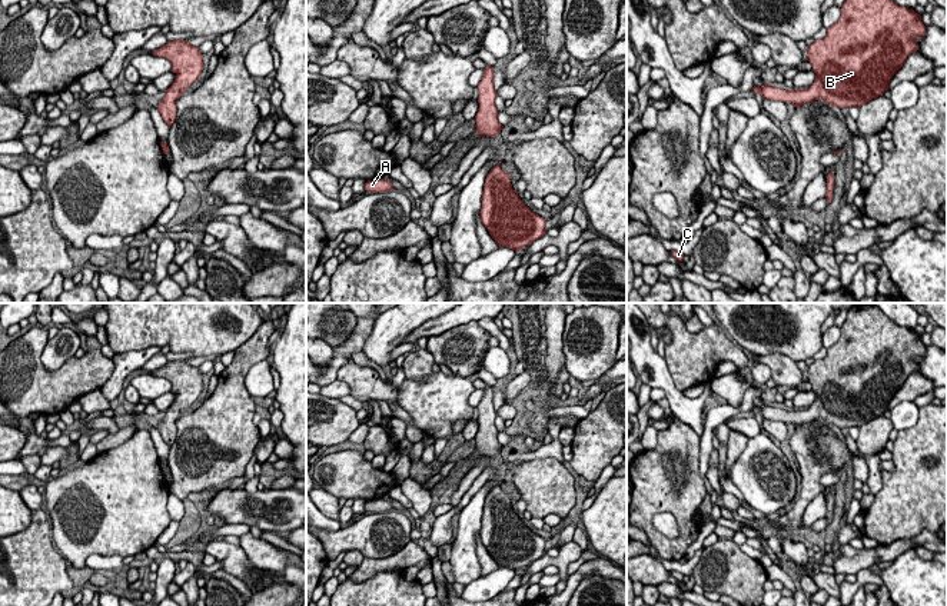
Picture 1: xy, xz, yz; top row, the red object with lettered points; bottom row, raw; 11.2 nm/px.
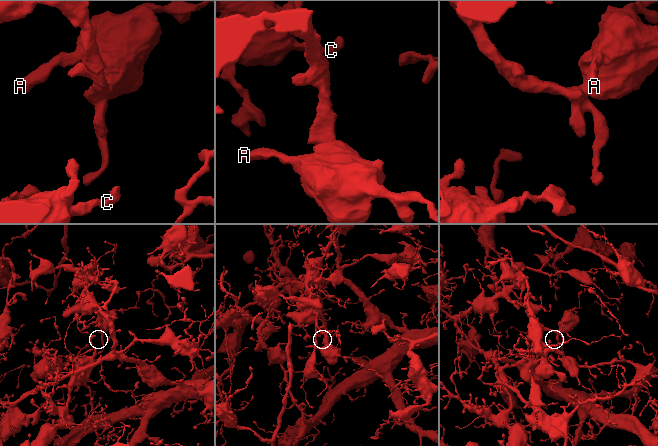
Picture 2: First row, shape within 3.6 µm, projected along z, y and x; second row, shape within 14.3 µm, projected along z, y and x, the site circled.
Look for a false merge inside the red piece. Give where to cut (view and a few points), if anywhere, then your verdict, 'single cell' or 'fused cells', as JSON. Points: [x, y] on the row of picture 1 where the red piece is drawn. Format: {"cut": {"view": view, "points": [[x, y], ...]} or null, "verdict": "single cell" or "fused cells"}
{"cut": null, "verdict": "single cell"}

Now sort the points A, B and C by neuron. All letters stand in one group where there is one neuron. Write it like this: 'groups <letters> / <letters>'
groups A B C

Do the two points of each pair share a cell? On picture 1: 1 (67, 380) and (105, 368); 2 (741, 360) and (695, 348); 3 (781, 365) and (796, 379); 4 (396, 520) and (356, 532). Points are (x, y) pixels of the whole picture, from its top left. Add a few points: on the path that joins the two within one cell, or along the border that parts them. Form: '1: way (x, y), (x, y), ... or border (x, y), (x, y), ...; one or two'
1: way (76, 378), (96, 368); one
2: way (730, 352), (707, 349); one
3: way (784, 368), (793, 376); one
4: way (386, 530), (366, 532); one

